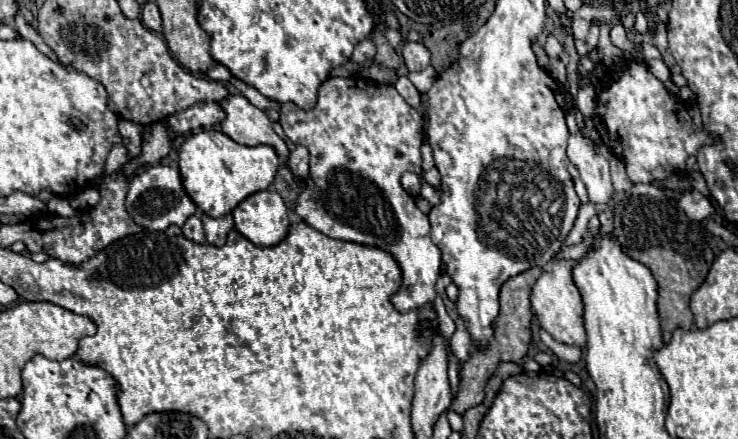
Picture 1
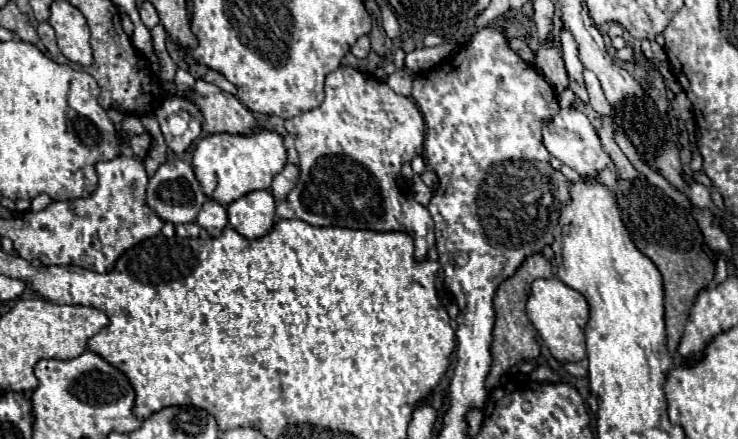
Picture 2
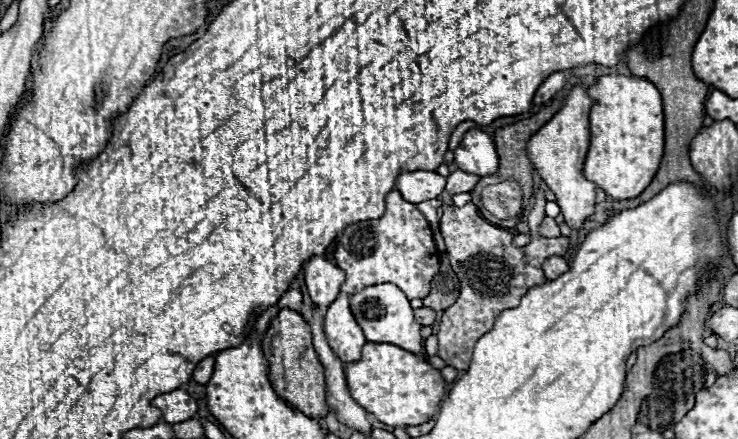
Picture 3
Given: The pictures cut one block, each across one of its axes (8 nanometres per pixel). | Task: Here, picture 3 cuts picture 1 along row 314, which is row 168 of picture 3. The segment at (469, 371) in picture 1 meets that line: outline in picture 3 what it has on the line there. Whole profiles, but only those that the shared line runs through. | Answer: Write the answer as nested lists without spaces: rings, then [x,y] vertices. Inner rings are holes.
[[[554,100],[550,106],[544,106],[542,110],[538,110],[532,118],[528,118],[528,120],[520,120],[520,122],[510,124],[510,126],[504,126],[504,128],[498,128],[498,130],[493,133],[492,138],[499,156],[499,167],[494,174],[490,174],[490,176],[482,176],[480,182],[472,188],[472,202],[478,204],[478,200],[480,200],[480,192],[482,192],[486,186],[504,182],[504,180],[508,180],[508,178],[514,178],[514,180],[520,184],[524,196],[532,196],[533,167],[530,160],[528,160],[526,144],[528,144],[530,136],[532,136],[534,132],[538,132],[538,130],[540,130],[540,128],[542,128],[542,126],[544,126],[544,124],[558,112],[558,110],[560,110],[560,106],[562,106],[562,102],[560,102],[560,100]]]

